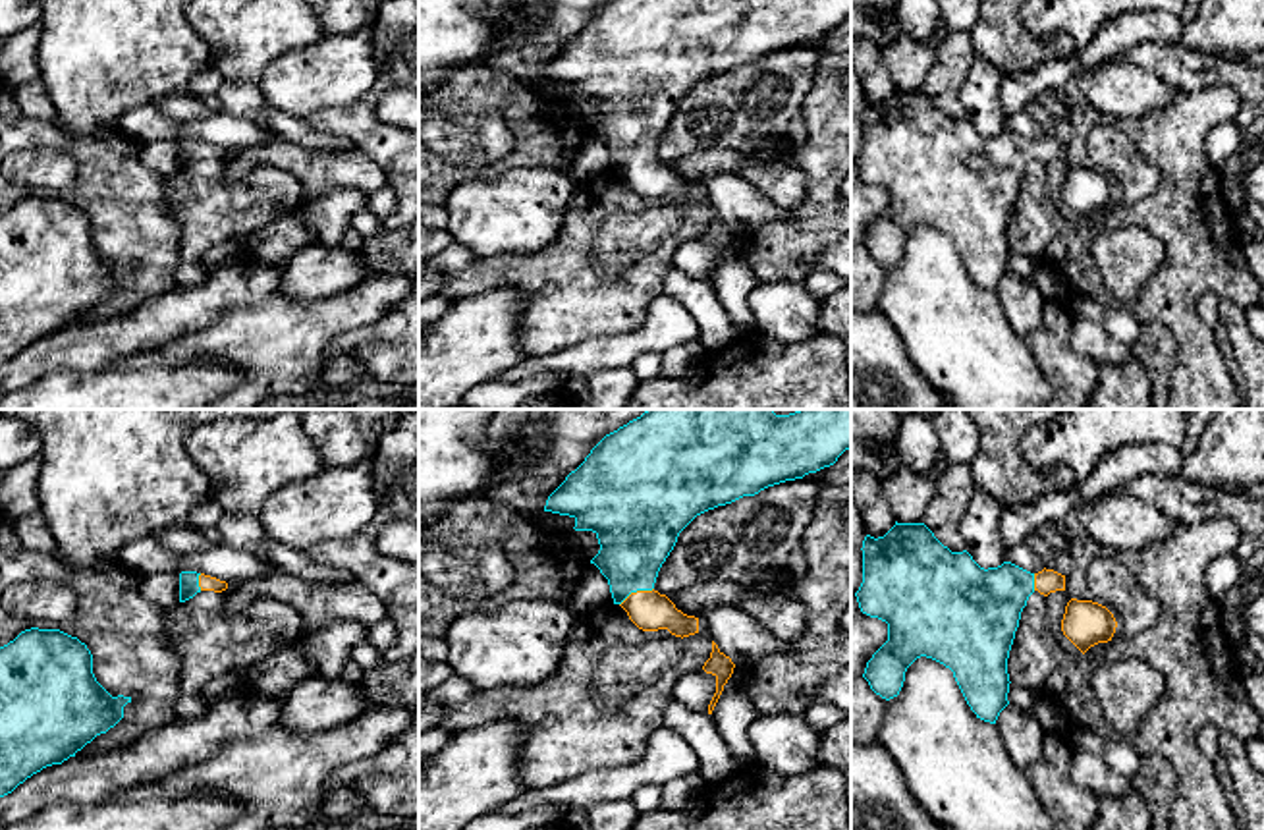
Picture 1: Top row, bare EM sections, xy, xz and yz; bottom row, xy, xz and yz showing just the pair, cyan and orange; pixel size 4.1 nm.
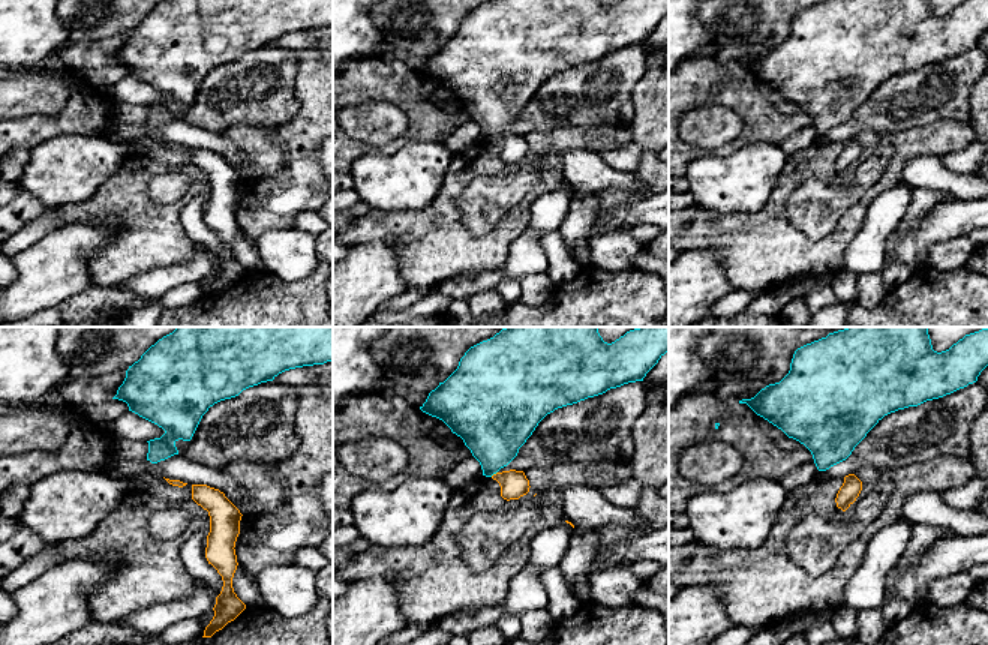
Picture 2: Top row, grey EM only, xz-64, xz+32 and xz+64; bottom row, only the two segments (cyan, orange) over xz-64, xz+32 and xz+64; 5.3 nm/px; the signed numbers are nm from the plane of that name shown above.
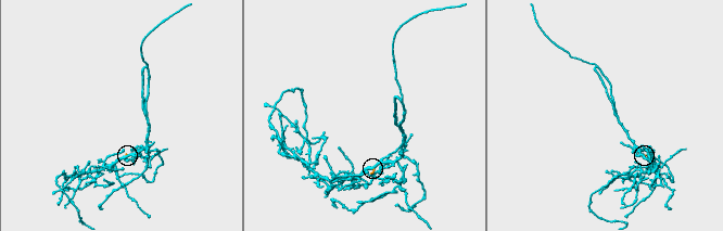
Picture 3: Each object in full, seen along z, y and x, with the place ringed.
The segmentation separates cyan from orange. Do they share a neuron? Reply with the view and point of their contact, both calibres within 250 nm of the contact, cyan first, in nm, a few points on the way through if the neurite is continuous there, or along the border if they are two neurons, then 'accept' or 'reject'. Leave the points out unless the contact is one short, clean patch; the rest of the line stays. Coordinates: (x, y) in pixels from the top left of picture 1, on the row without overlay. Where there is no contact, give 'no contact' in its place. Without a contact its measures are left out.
xz (635, 159) | 320/170 nm | across xz (635, 99), (635, 159), (649, 178) | accept

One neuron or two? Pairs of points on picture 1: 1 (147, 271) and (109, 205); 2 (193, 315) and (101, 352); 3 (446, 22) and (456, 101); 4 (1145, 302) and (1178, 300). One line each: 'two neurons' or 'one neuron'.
1: one neuron
2: one neuron
3: two neurons
4: one neuron

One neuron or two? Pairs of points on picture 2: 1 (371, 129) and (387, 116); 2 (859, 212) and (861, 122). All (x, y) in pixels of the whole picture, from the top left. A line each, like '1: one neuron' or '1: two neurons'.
1: one neuron
2: two neurons

